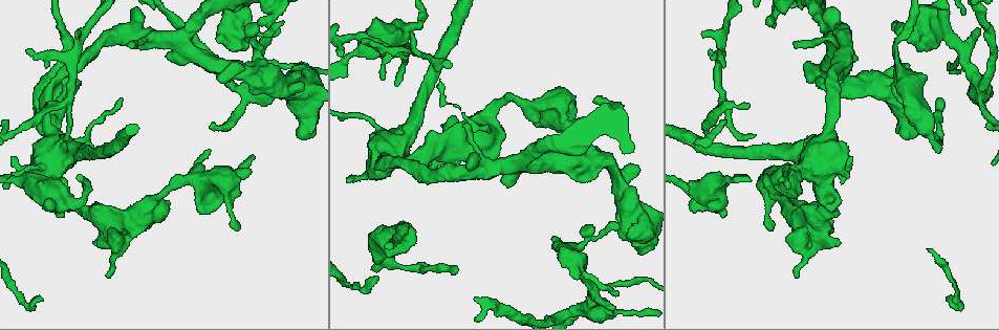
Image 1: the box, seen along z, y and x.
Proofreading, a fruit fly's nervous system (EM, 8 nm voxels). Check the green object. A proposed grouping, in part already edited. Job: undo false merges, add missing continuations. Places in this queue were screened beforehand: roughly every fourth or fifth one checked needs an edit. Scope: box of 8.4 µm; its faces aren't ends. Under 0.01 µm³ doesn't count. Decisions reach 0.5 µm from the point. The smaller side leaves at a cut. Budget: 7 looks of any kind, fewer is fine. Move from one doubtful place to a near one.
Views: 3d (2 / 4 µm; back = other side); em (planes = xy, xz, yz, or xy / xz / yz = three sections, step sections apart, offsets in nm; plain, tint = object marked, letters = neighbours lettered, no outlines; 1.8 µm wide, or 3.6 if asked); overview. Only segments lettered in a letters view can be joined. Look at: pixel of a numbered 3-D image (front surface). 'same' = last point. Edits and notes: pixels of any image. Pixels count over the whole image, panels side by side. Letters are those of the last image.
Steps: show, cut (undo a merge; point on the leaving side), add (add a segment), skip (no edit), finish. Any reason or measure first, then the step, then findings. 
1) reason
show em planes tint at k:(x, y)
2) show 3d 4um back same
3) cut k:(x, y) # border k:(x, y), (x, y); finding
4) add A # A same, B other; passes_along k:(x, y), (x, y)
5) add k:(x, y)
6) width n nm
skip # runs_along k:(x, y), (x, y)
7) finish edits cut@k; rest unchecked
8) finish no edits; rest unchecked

looks like a crossing
show em xz step 8 letters at 1:(978, 87)

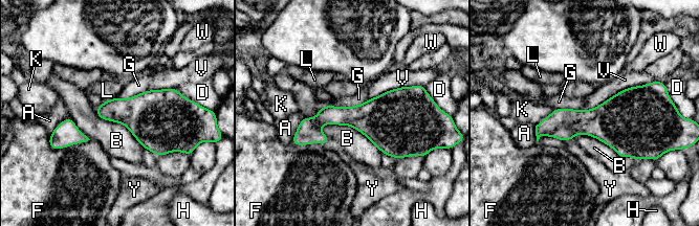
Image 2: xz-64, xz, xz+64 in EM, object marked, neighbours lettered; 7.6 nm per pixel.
skip # A other, B other, D other, F other, G other, H other, K other, L other, V other, W other, Y other; border 2:(319, 127), (349, 125), (381, 152); all the same cell

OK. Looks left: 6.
branch stops here
show em xz step 8 tint at 1:(576, 103)

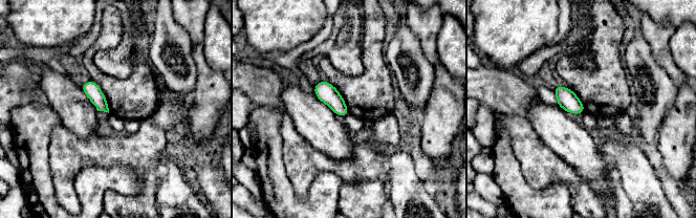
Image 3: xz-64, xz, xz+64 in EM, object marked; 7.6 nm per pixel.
what lies round it
show em xz step 8 letters same

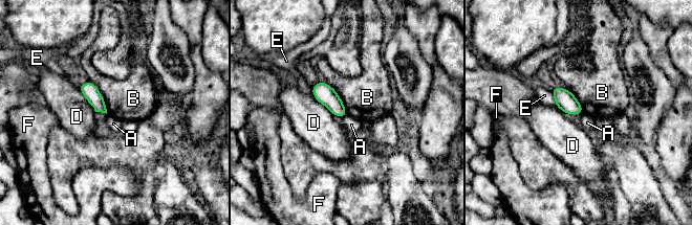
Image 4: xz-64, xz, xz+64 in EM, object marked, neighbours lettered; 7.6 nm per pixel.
width 110 nm
skip # A other, B other, D other, E other, F other; no lettered segment goes on from it

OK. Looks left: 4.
an open end
show em xy step 4 tint at 1:(838, 242)

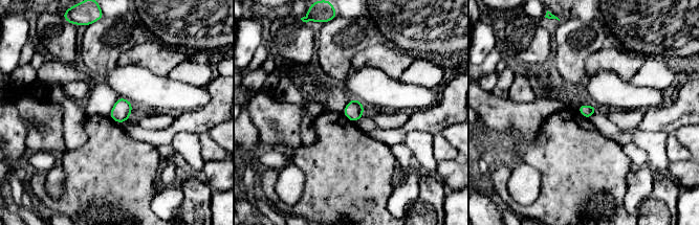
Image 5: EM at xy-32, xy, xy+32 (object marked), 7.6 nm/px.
another direction
show em planes letters same

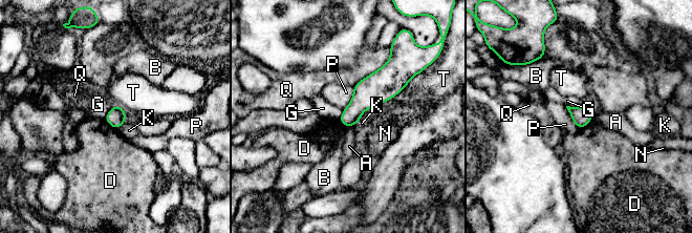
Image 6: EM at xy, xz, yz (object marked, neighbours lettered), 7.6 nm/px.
width 140 nm
skip # A other, B other, D other, G other, K other, N other, P other, Q other, T other; border 6:(566, 105), (583, 106); no lettered segment goes on from it

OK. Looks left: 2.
finish no edits; rest unchecked

